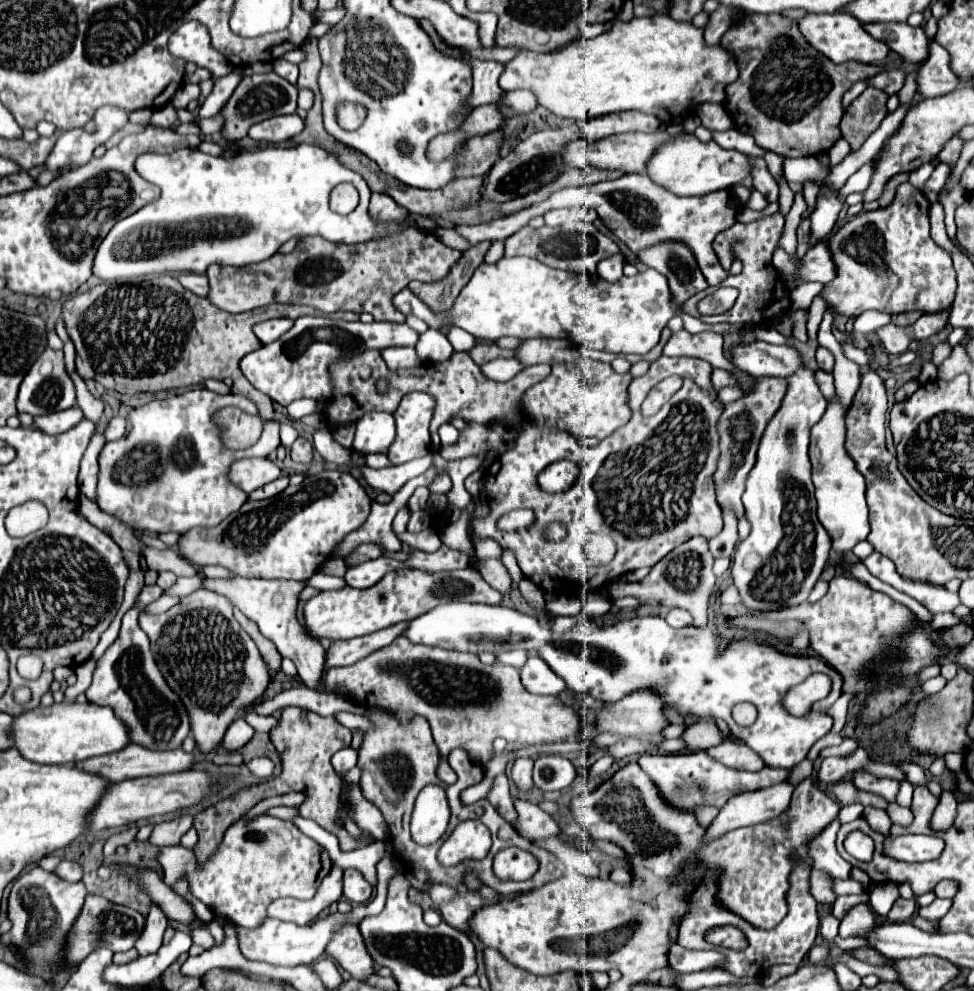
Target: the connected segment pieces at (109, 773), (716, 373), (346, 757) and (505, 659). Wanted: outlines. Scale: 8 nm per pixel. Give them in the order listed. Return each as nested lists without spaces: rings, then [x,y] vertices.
[[[129,744],[125,750],[119,750],[117,754],[107,754],[103,758],[89,758],[85,762],[77,762],[79,768],[83,770],[95,770],[97,774],[105,776],[111,782],[121,782],[129,778],[141,778],[141,776],[155,776],[155,774],[169,774],[169,772],[181,772],[189,770],[193,766],[193,754],[185,752],[183,748],[175,750],[149,750],[139,744]]]
[[[717,368],[713,370],[711,380],[713,380],[715,390],[719,390],[719,388],[723,388],[723,386],[737,386],[737,380],[735,380],[729,372],[725,372],[725,370],[717,370]]]
[[[353,748],[339,750],[333,756],[333,768],[335,768],[337,774],[347,774],[355,764],[357,764],[357,752]]]
[[[511,650],[511,652],[501,652],[501,654],[497,654],[495,656],[497,658],[497,662],[501,662],[501,664],[509,664],[509,666],[515,666],[515,668],[521,668],[523,664],[525,664],[525,660],[527,660],[527,652],[523,652],[523,650]]]

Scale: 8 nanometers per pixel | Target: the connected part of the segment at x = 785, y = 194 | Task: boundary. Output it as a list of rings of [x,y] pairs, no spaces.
[[[785,182],[779,184],[779,190],[781,190],[781,196],[779,196],[779,212],[785,216],[789,212],[789,206],[793,204],[793,192],[789,190],[789,186]]]

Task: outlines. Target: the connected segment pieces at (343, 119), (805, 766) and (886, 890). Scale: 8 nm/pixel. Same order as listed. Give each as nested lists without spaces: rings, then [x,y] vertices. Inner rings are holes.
[[[341,102],[341,106],[337,106],[337,122],[345,130],[357,130],[365,120],[365,114],[365,106],[355,102]]]
[[[805,760],[805,762],[801,762],[801,764],[797,764],[791,772],[789,772],[789,782],[791,784],[799,784],[801,780],[805,780],[807,776],[809,776],[809,770],[813,770],[813,762],[811,760]]]
[[[885,882],[885,884],[877,884],[873,888],[873,904],[871,904],[871,892],[869,892],[869,906],[873,908],[873,912],[881,918],[885,918],[889,914],[889,910],[893,908],[895,900],[899,898],[899,886],[893,882]]]

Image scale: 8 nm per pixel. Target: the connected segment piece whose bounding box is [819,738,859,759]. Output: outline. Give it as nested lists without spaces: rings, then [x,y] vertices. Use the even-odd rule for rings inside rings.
[[[851,738],[845,739],[838,746],[831,746],[823,749],[820,752],[819,757],[821,757],[822,759],[825,759],[829,757],[829,754],[836,754],[838,757],[850,756],[846,754],[852,754],[852,752],[854,752],[859,747],[859,744],[857,743],[858,742],[855,739],[851,739]]]

